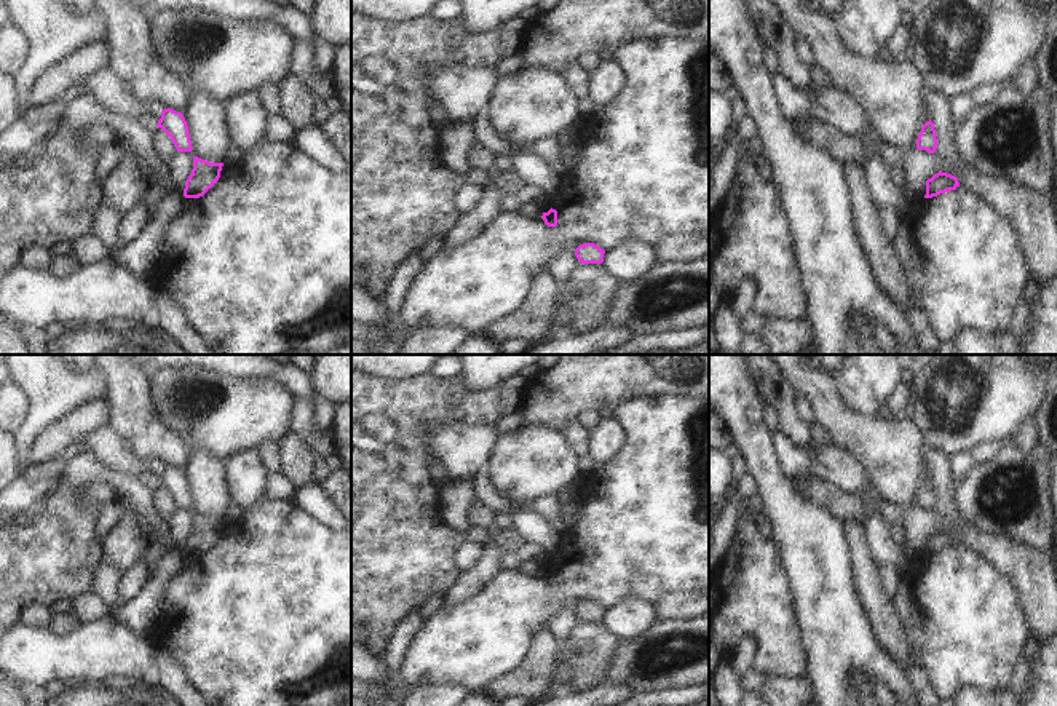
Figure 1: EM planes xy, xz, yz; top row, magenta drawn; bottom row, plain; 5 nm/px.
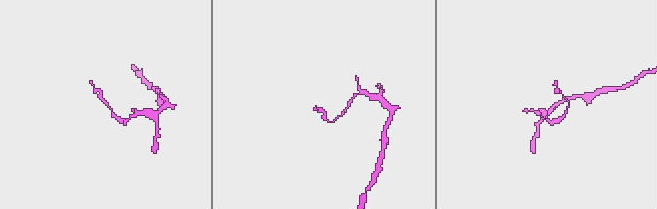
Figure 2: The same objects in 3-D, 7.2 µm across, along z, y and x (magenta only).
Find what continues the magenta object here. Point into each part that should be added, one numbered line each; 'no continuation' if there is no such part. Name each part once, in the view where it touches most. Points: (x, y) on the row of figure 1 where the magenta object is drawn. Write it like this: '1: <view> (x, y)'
no continuation

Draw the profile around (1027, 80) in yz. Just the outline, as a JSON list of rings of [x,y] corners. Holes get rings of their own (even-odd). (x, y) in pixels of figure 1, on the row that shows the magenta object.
[[[1025,62],[1017,75],[1006,81],[1003,88],[1015,89],[1025,96],[1039,93],[1039,73],[1035,62]]]

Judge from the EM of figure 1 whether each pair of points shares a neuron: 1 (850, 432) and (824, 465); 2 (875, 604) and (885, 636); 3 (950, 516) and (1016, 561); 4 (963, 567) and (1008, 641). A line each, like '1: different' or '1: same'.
1: different
2: same
3: different
4: same

